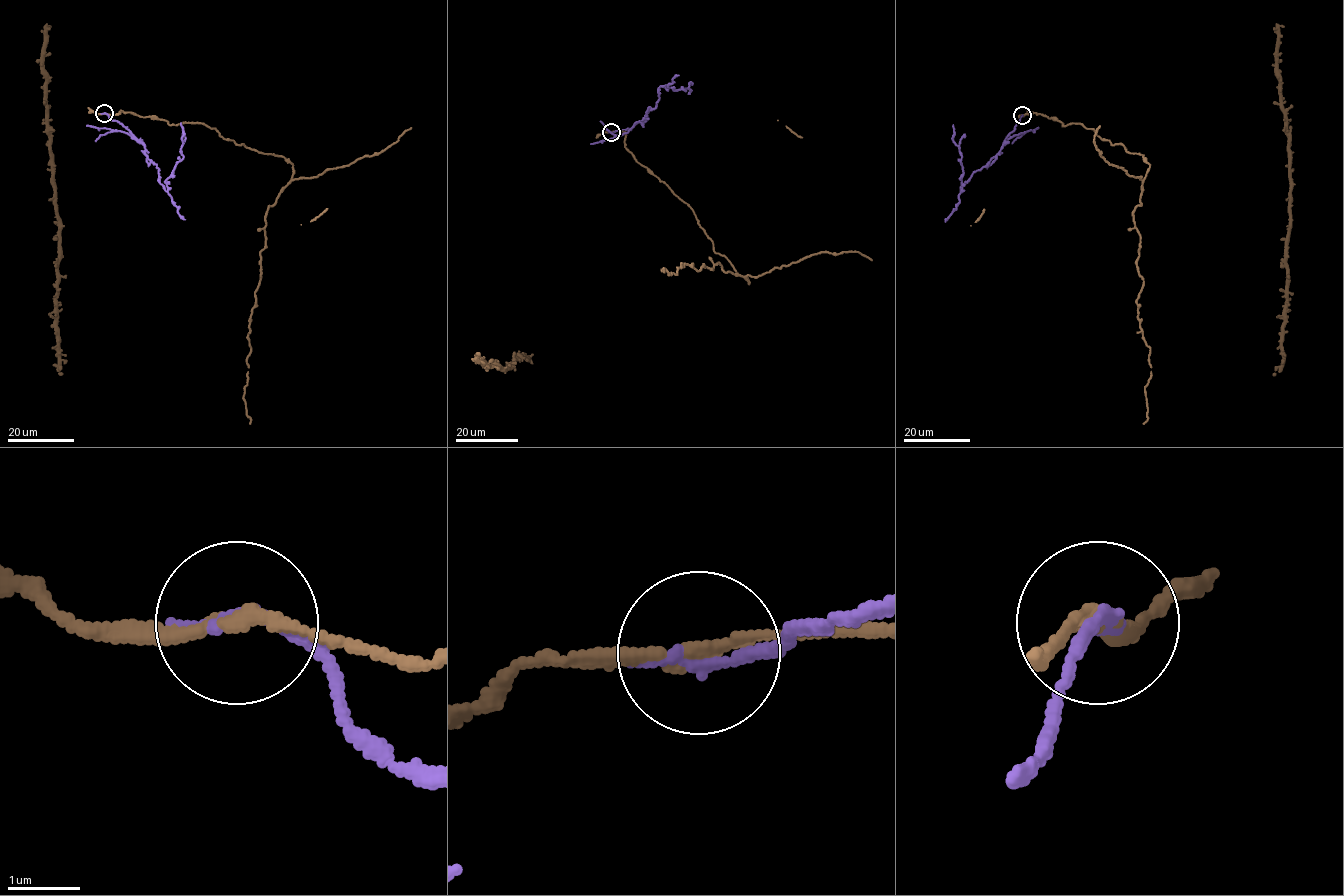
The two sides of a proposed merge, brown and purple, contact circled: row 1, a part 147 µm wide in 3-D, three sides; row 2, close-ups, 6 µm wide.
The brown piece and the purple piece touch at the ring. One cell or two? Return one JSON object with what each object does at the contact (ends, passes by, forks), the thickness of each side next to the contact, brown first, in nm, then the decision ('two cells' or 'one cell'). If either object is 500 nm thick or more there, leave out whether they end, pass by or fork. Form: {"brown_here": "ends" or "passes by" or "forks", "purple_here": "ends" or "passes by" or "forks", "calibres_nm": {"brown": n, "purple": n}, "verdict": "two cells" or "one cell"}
{"brown_here": "passes by", "purple_here": "ends", "calibres_nm": {"brown": 170, "purple": 220}, "verdict": "two cells"}

